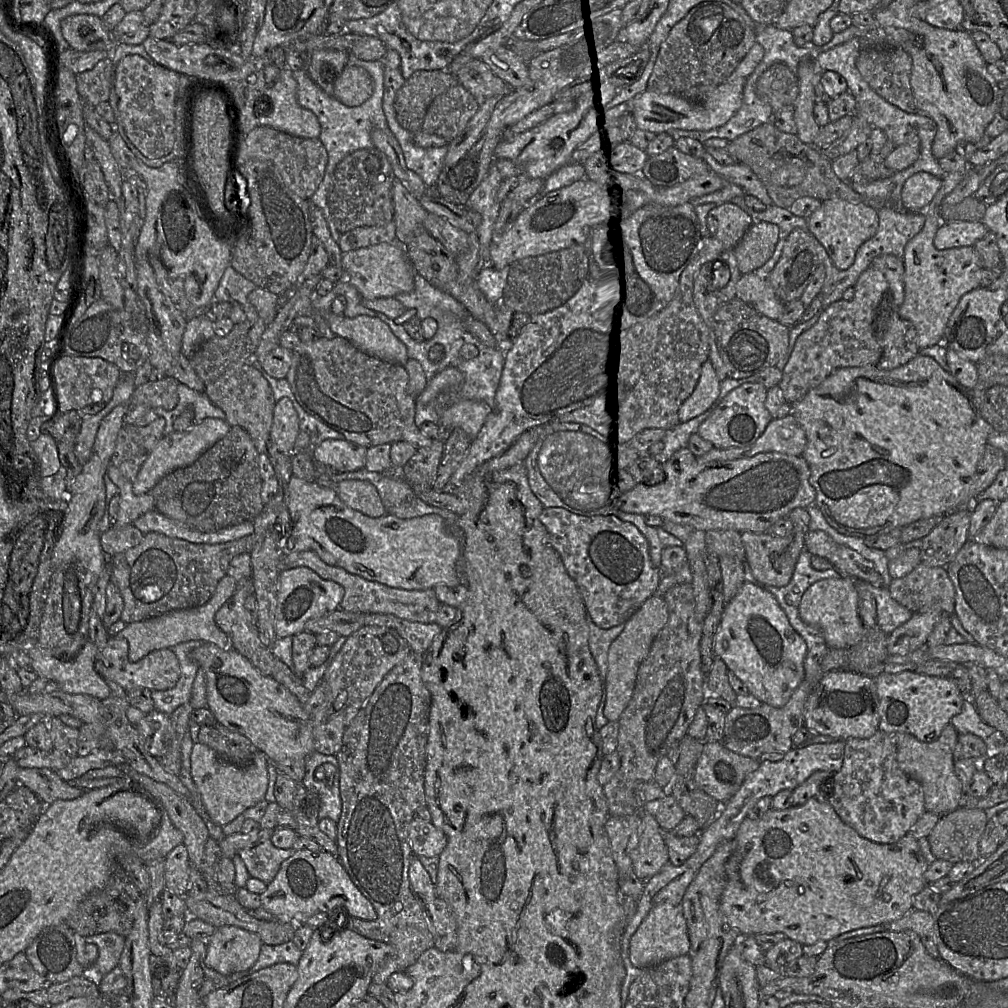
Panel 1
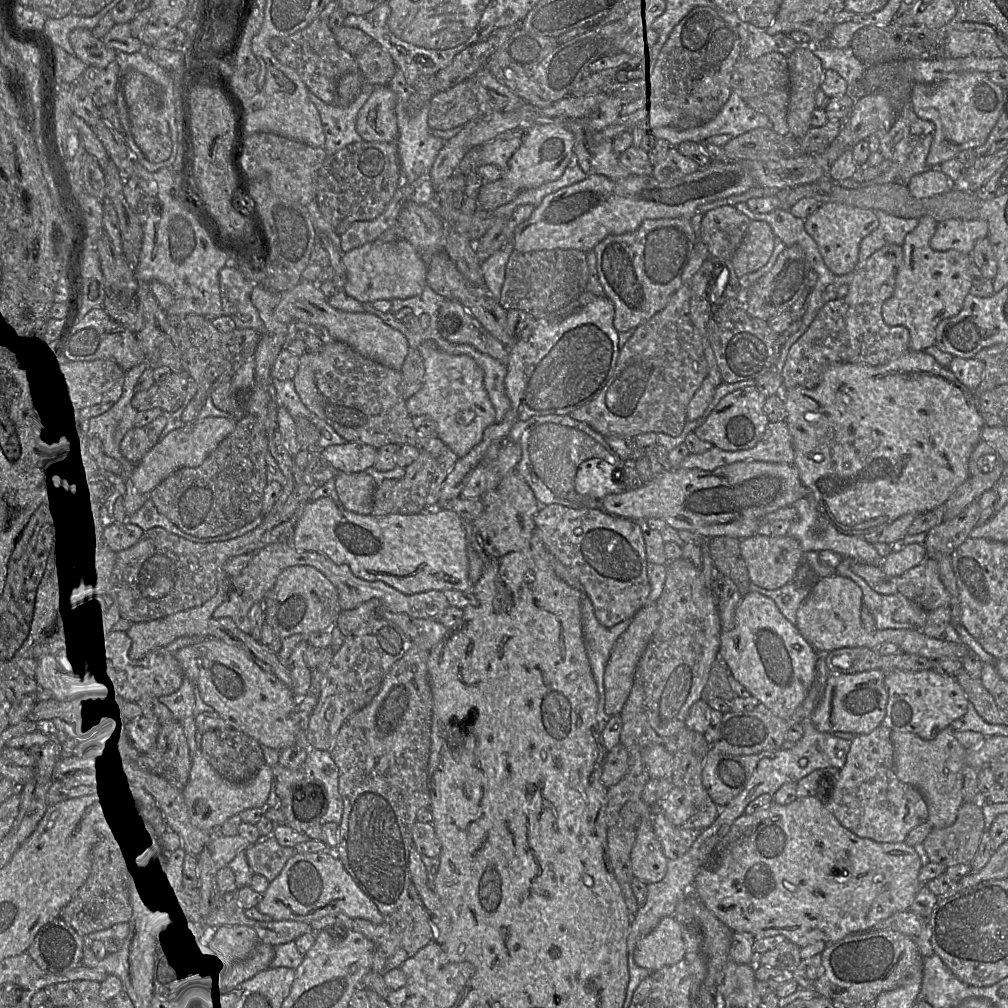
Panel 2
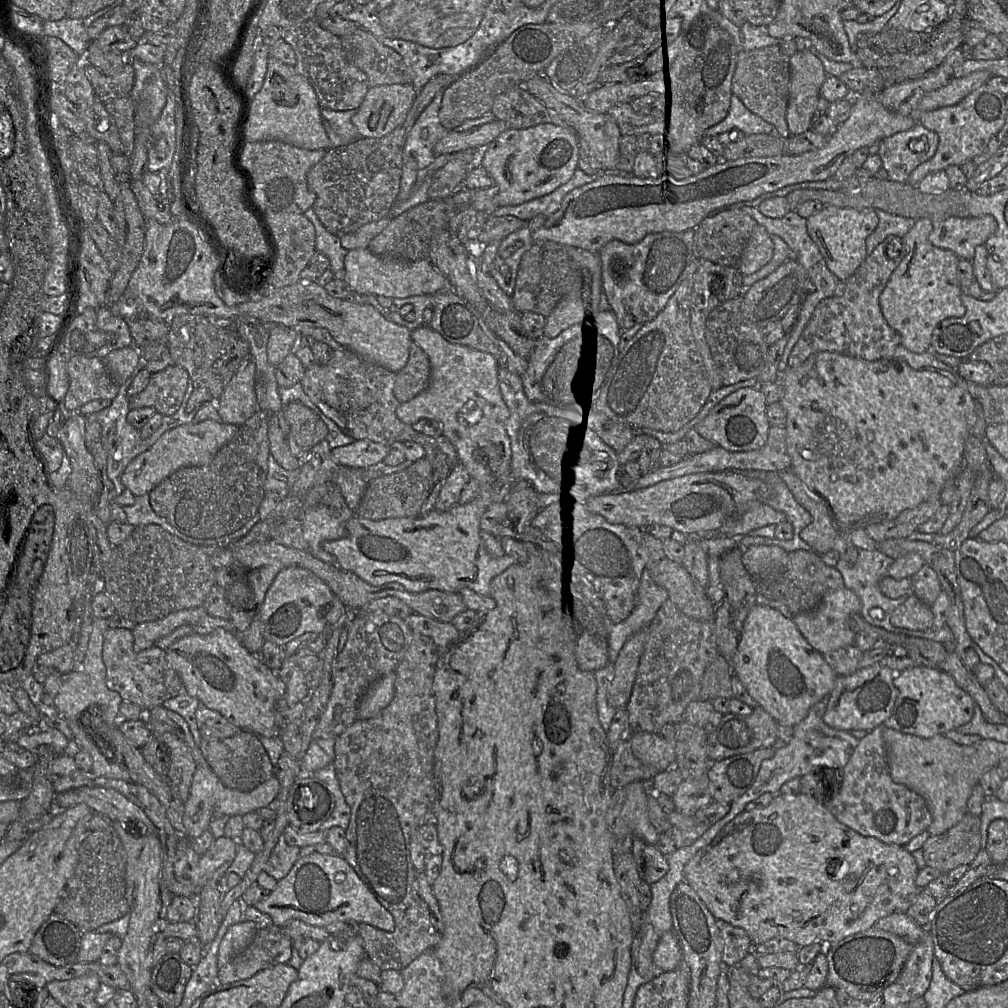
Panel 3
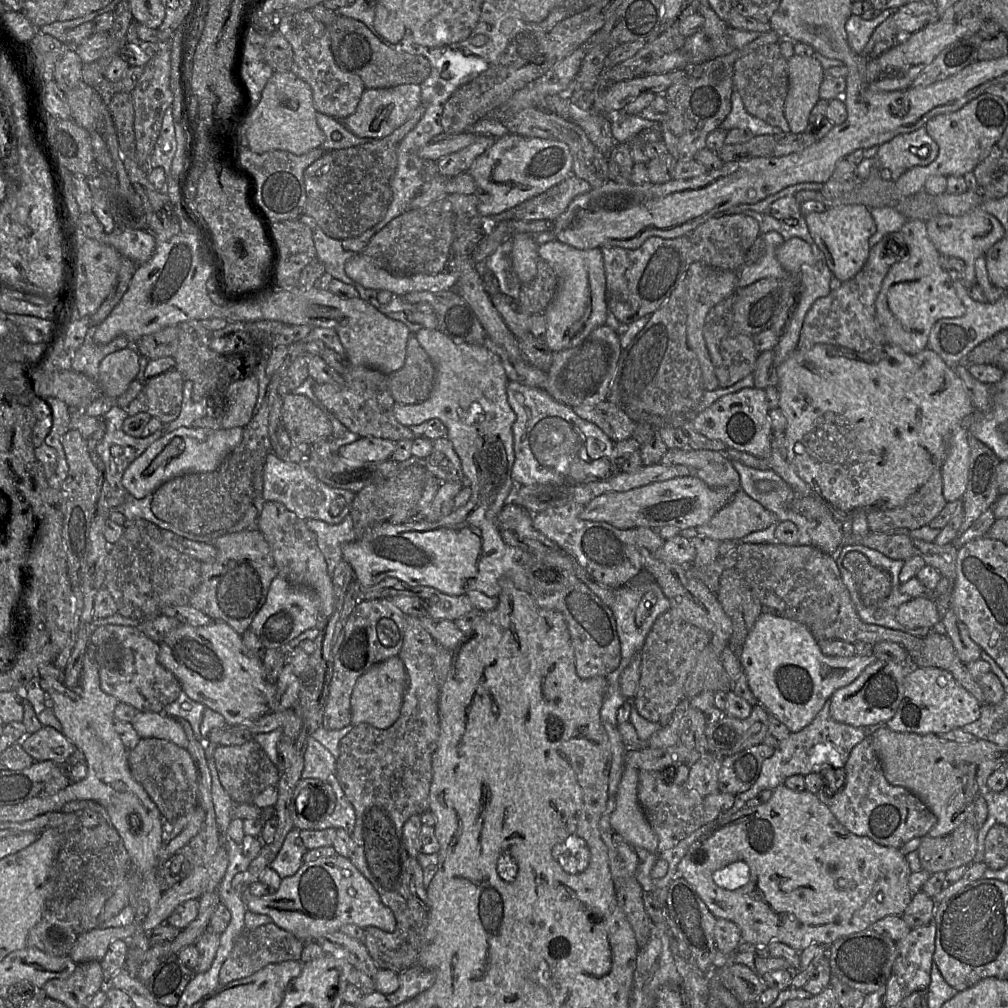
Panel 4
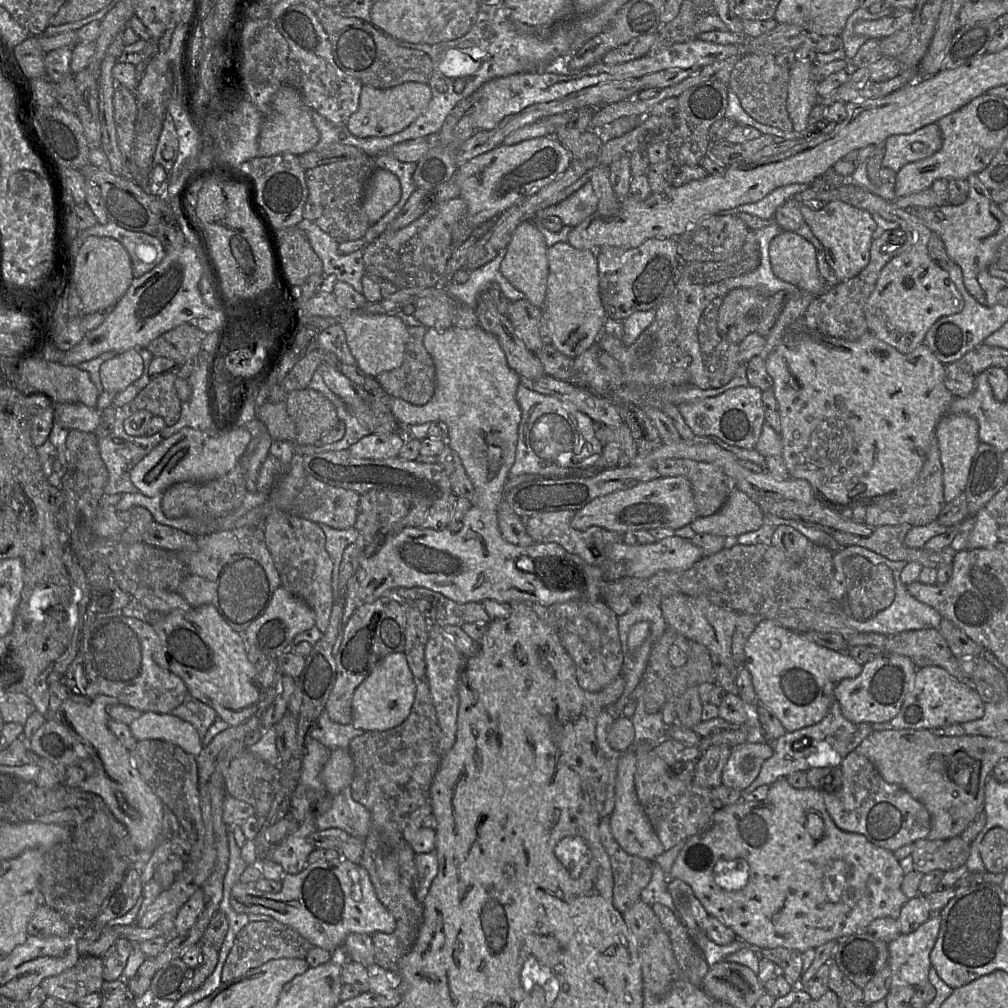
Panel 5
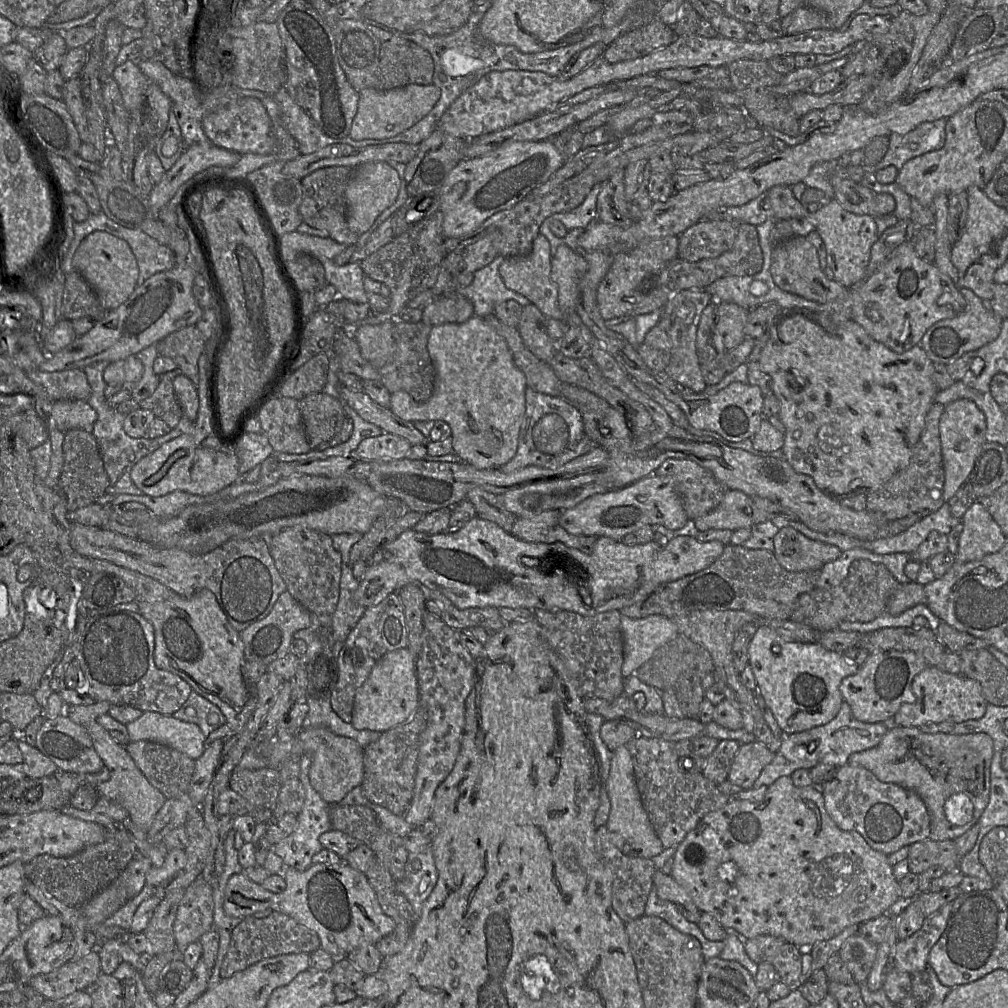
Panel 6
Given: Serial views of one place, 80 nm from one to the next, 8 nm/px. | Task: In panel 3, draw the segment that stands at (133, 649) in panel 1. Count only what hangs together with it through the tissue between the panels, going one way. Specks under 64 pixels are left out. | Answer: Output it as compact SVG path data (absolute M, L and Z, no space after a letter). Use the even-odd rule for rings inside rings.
M204 607L180 610L151 622L136 624L132 630L134 651L141 652L155 645L162 637L171 634L183 625L196 625L207 614Z

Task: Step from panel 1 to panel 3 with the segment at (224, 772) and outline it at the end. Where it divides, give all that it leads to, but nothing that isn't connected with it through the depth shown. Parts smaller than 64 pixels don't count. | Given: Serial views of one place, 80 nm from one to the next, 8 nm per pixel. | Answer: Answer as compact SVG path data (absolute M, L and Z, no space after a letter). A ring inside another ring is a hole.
M198 765L193 776L193 781L190 788L190 794L185 802L185 812L183 815L183 823L186 830L187 838L197 838L201 836L206 830L209 829L210 823L215 816L243 816L250 812L256 812L257 810L265 807L273 807L272 803L275 801L280 791L280 784L276 777L272 777L258 787L249 792L242 792L239 790L231 789L226 787L210 766L203 767Z

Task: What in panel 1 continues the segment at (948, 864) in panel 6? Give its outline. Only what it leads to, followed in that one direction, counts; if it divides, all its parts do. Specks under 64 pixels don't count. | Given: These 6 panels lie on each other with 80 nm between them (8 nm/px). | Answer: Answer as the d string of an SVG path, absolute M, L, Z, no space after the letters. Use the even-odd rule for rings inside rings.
M963 807L941 817L927 836L932 854L937 860L952 864L977 863L979 842L987 821L984 810Z

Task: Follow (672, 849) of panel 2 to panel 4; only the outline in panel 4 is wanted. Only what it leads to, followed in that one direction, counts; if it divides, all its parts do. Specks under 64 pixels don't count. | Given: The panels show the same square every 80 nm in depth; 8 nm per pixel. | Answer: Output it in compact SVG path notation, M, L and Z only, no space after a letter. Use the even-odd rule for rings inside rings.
M638 770L638 800L651 827L658 835L658 853L670 850L690 834L715 821L723 813L704 805L704 798L684 785L664 781L661 772Z

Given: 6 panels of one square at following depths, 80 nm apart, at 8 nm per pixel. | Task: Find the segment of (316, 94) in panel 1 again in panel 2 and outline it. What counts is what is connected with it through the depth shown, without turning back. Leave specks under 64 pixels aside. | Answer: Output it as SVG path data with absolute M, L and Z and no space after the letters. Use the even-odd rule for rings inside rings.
M365 81L360 95L349 105L331 105L309 92L309 99L316 106L324 134L324 148L332 155L344 147L363 141L356 129L358 113L370 97L375 86Z

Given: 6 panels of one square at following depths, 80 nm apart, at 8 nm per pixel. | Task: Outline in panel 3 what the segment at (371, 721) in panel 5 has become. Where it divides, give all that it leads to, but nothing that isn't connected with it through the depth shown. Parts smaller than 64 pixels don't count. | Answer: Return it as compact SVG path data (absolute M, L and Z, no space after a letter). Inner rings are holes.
M390 672L371 684L358 706L358 720L373 718L390 704L394 697L395 679L395 672Z

